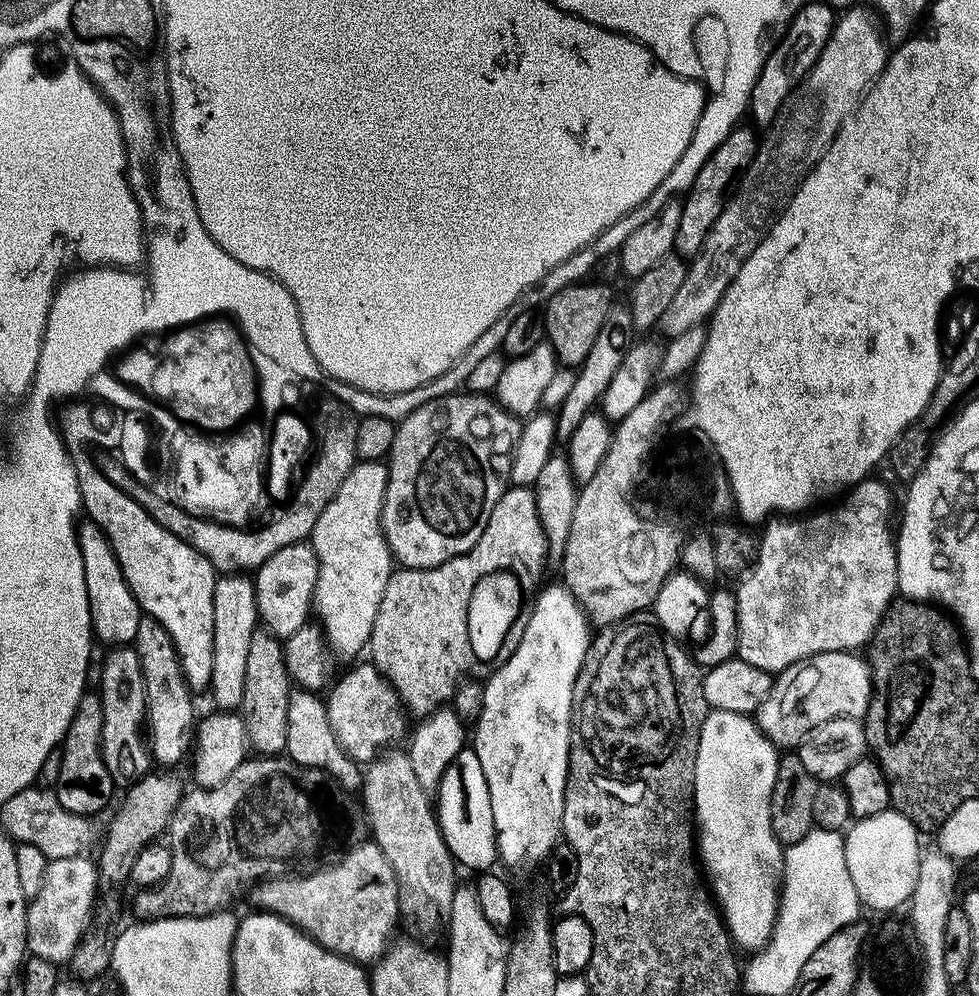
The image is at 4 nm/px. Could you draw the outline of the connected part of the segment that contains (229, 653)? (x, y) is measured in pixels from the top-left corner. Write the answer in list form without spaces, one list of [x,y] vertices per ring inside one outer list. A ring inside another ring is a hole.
[[[226,574],[217,579],[212,598],[212,683],[210,693],[220,710],[236,710],[243,702],[246,683],[246,658],[249,657],[251,636],[258,630],[256,584],[244,574]]]

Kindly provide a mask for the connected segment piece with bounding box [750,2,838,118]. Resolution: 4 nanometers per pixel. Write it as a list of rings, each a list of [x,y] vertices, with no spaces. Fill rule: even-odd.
[[[810,2],[793,14],[788,27],[784,29],[783,36],[766,58],[758,74],[758,82],[754,82],[750,101],[751,115],[765,116],[765,118],[776,116],[777,110],[784,105],[784,99],[792,93],[793,88],[800,83],[822,54],[837,19],[837,13],[827,2],[820,2],[820,4]]]

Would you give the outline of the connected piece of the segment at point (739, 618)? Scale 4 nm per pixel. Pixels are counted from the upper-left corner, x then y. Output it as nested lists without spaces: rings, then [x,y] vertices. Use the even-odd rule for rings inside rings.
[[[872,479],[861,480],[837,508],[767,525],[764,537],[758,540],[754,563],[743,573],[744,581],[734,588],[735,655],[739,659],[763,672],[779,674],[817,652],[860,650],[871,641],[898,592],[892,496],[882,481]]]

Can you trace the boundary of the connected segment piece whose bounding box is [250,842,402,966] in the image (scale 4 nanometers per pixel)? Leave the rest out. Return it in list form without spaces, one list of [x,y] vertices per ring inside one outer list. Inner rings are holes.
[[[369,842],[369,844],[360,844],[360,845],[359,844],[360,843],[357,843],[355,846],[349,847],[347,849],[347,851],[345,851],[343,853],[343,856],[345,855],[344,860],[338,861],[337,864],[330,865],[329,868],[317,867],[315,870],[312,870],[312,871],[317,870],[317,872],[312,872],[312,873],[309,874],[309,876],[292,876],[293,874],[285,874],[283,876],[277,876],[275,878],[269,878],[269,879],[261,882],[259,884],[257,884],[255,888],[251,889],[250,897],[252,896],[252,900],[253,900],[254,903],[256,903],[255,907],[257,909],[267,910],[267,911],[269,911],[269,912],[271,912],[275,915],[281,916],[281,918],[283,920],[288,920],[289,922],[291,922],[295,926],[295,928],[299,928],[300,931],[304,932],[307,936],[310,936],[310,937],[312,937],[313,940],[316,940],[317,942],[319,942],[319,944],[322,945],[322,947],[324,949],[326,949],[328,952],[333,952],[334,954],[338,954],[339,956],[344,956],[347,960],[355,960],[356,963],[361,965],[361,966],[368,966],[368,965],[371,965],[373,962],[379,960],[380,957],[383,956],[384,953],[388,951],[390,945],[393,943],[393,940],[394,940],[394,935],[392,936],[392,931],[394,931],[395,928],[396,928],[396,919],[400,920],[402,915],[401,915],[401,912],[400,912],[399,902],[398,902],[399,882],[396,880],[396,874],[395,874],[394,870],[391,868],[390,862],[388,862],[386,860],[386,855],[383,854],[382,850],[379,848],[379,846],[375,842]]]

